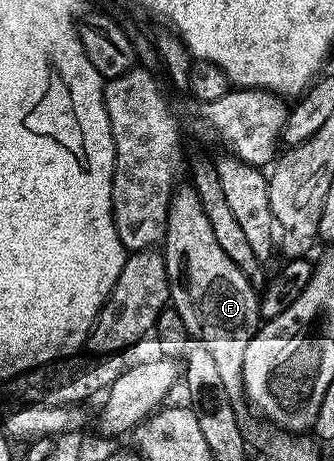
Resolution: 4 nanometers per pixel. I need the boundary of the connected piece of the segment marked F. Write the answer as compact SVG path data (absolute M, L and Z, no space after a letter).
M190 184L179 185L170 197L165 246L172 308L180 312L187 332L205 342L208 352L212 352L224 388L231 392L241 391L244 352L260 325L260 294L248 276L220 248L208 215Z

